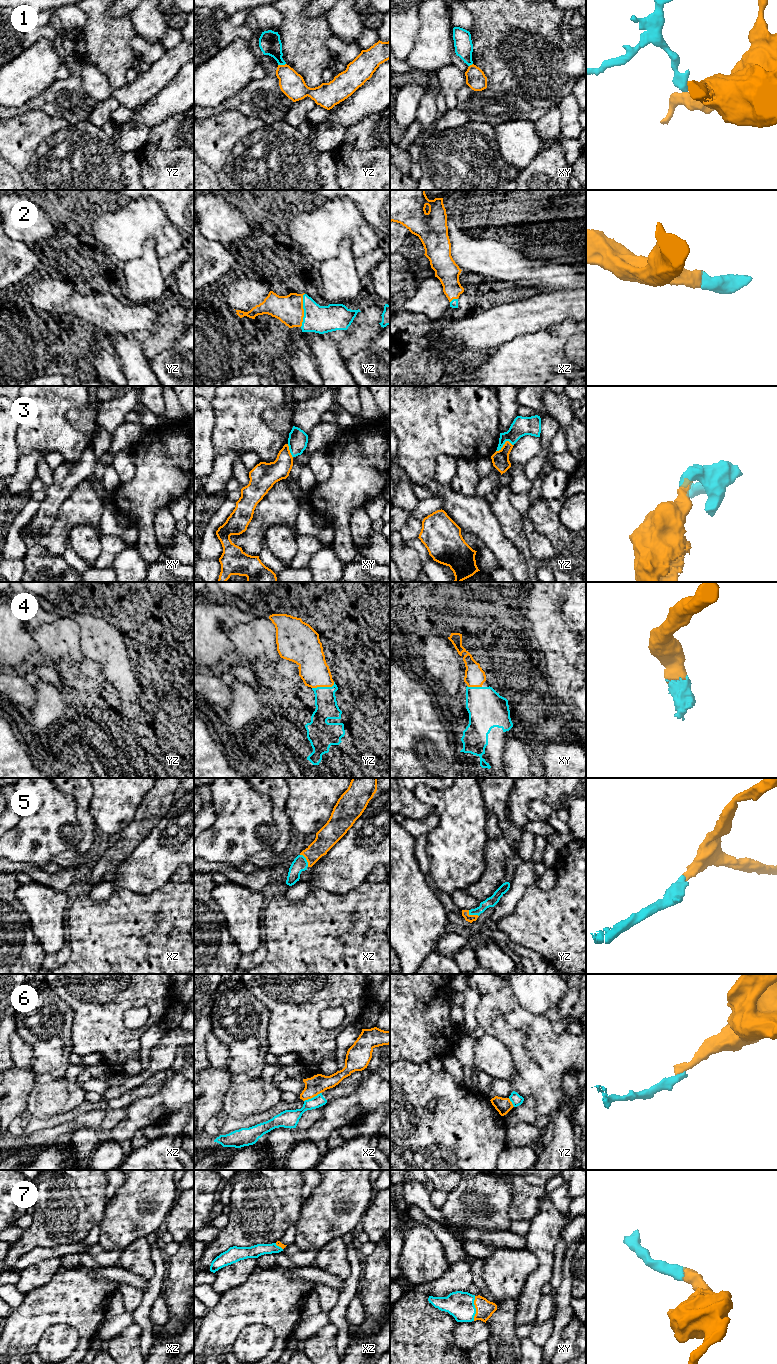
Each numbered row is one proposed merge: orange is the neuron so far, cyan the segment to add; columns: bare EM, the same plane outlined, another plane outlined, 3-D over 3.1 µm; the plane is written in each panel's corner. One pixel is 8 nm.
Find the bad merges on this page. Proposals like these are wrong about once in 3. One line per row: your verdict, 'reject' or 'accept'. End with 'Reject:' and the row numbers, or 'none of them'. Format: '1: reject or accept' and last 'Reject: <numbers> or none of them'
1: reject
2: accept
3: reject
4: accept
5: accept
6: reject
7: accept
Reject: 1, 3, 6

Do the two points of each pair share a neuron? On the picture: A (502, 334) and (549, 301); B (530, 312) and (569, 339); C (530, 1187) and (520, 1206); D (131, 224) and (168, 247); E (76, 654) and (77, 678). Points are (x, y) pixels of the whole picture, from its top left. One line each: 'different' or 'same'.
A: same
B: different
C: same
D: same
E: different

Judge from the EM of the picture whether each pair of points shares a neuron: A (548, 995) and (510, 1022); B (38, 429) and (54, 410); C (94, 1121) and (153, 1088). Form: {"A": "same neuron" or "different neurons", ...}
{"A": "different neurons", "B": "same neuron", "C": "same neuron"}

